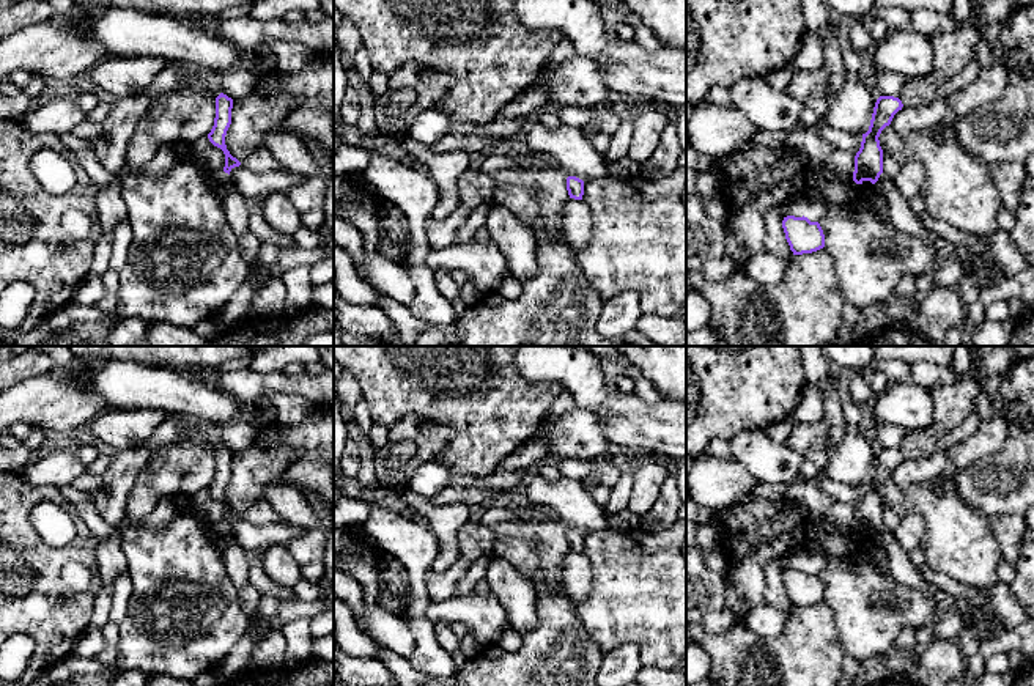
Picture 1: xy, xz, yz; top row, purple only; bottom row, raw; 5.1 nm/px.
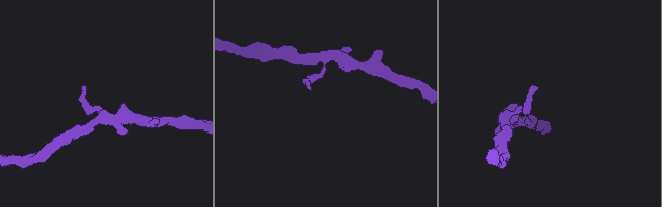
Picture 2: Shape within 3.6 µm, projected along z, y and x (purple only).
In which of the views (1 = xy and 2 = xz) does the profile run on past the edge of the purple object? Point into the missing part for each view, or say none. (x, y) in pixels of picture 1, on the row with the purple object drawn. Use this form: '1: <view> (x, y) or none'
1: none
2: none

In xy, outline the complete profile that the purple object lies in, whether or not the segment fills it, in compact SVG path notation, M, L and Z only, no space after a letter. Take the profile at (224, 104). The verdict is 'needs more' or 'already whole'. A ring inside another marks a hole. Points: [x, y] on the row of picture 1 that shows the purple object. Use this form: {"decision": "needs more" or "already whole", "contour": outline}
{"decision": "already whole", "contour": "M220 93L216 98L216 118L214 118L214 126L211 132L208 134L209 142L220 148L225 154L225 167L223 172L230 175L230 172L234 167L239 167L241 162L230 154L225 145L225 135L227 131L231 124L231 109L233 109L233 99L228 98L227 94Z"}

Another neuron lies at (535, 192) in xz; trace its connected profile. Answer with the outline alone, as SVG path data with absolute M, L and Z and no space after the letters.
M551 162L526 164L491 176L494 203L529 227L541 222L551 238L565 234L565 205L570 200L565 170Z

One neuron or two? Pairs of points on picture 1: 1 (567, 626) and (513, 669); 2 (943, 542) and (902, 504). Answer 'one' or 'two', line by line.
1: one
2: one

